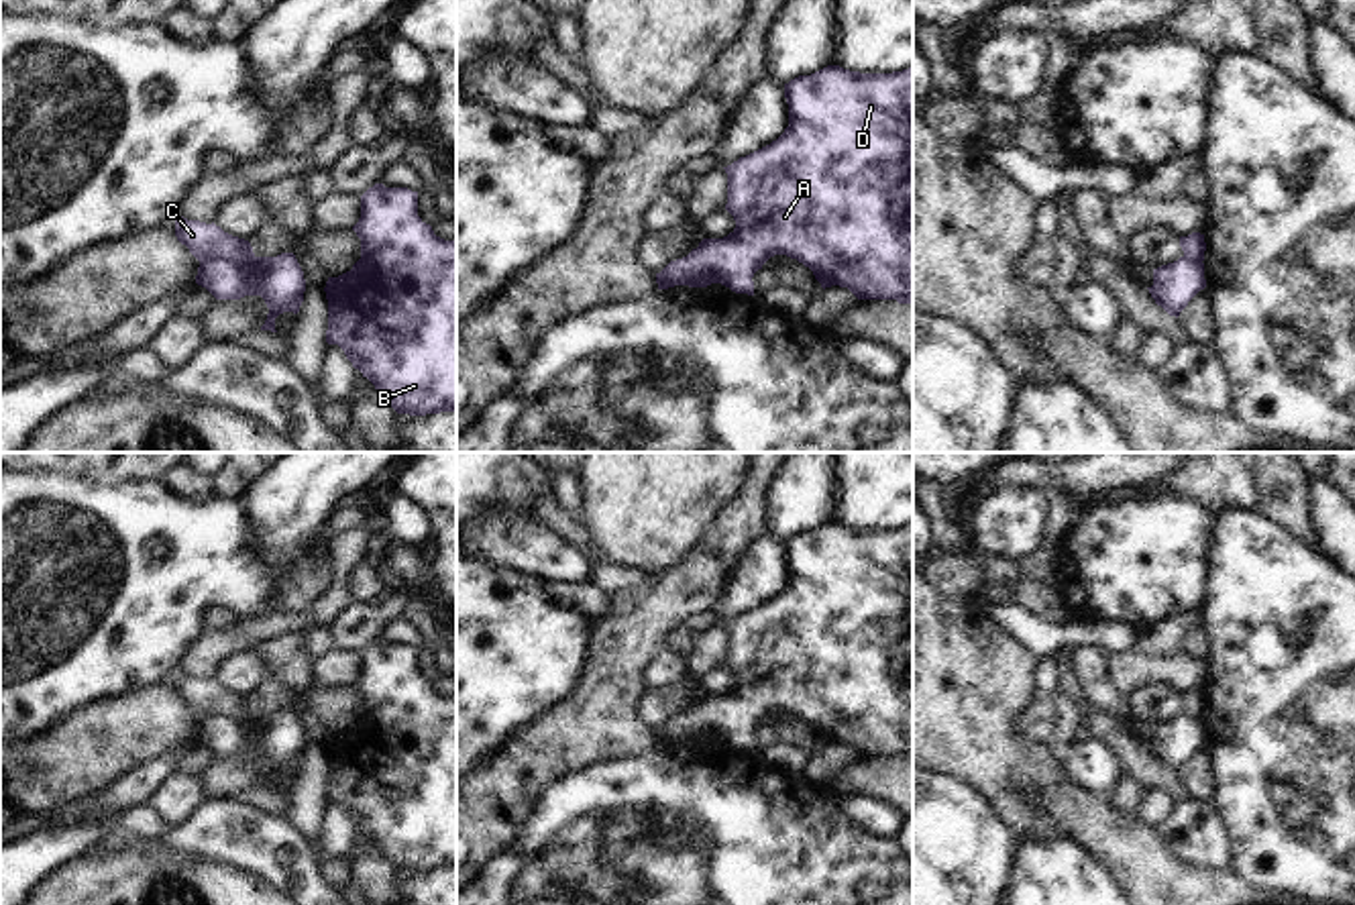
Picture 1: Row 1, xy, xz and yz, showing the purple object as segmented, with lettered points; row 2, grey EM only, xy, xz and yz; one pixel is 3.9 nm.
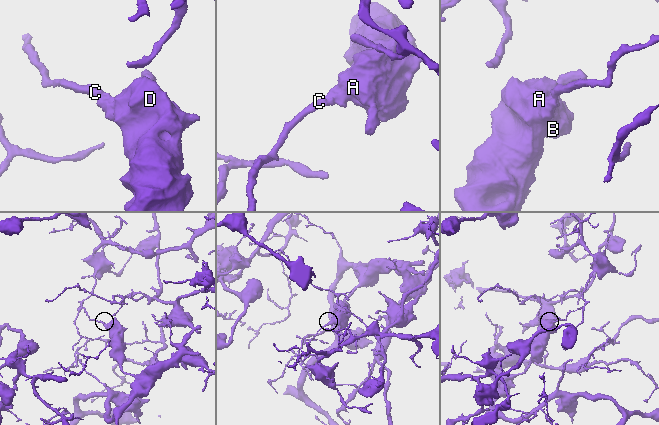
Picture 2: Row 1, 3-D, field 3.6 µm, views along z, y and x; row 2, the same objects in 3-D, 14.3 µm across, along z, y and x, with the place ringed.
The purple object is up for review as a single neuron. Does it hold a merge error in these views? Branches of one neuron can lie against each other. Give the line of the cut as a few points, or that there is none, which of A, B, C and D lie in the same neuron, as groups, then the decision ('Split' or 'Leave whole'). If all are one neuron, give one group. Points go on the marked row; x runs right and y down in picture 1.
Split along xz (659, 274), (683, 284), (699, 270), (712, 282). Groups: A B D / C. Split.

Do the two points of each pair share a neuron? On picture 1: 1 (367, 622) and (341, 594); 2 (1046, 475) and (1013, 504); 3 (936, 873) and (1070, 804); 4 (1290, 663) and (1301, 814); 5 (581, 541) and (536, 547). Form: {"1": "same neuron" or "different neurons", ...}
{"1": "different neurons", "2": "different neurons", "3": "different neurons", "4": "same neuron", "5": "different neurons"}

